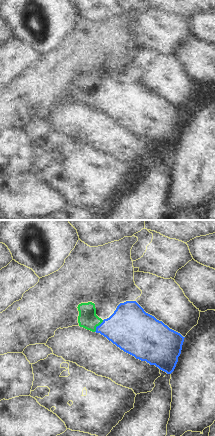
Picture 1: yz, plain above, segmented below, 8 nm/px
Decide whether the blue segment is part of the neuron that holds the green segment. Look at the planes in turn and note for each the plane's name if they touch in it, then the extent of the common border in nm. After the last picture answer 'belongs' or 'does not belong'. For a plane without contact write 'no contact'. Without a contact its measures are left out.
meets green in yz; contact 120 nm long

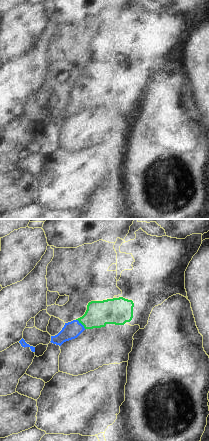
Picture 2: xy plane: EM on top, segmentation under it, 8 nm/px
meets green in xy; contact 110 nm long

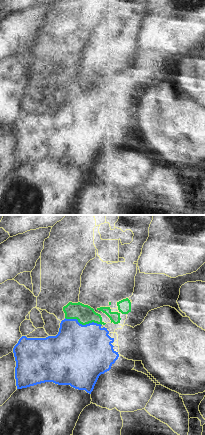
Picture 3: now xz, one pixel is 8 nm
meets green in xz; contact 300 nm long

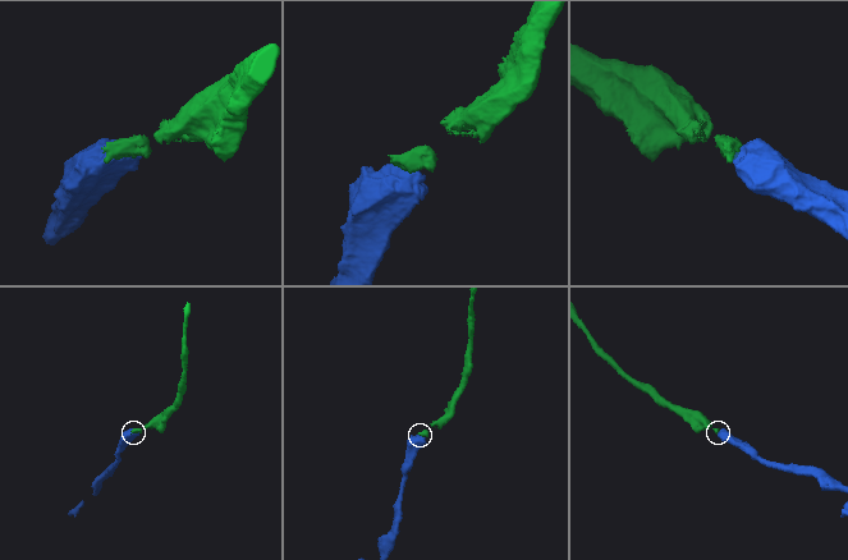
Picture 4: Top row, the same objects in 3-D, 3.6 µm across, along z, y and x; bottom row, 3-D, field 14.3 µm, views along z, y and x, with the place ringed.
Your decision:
belongs

